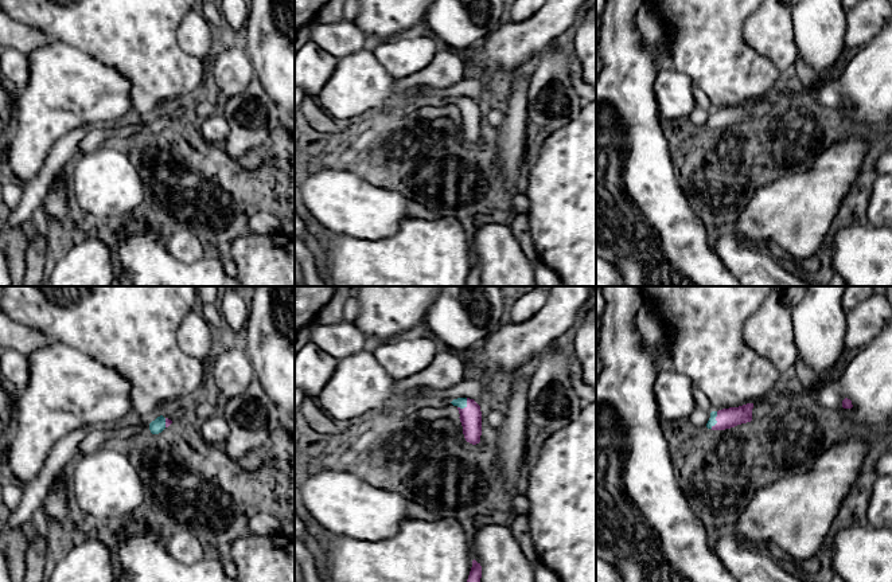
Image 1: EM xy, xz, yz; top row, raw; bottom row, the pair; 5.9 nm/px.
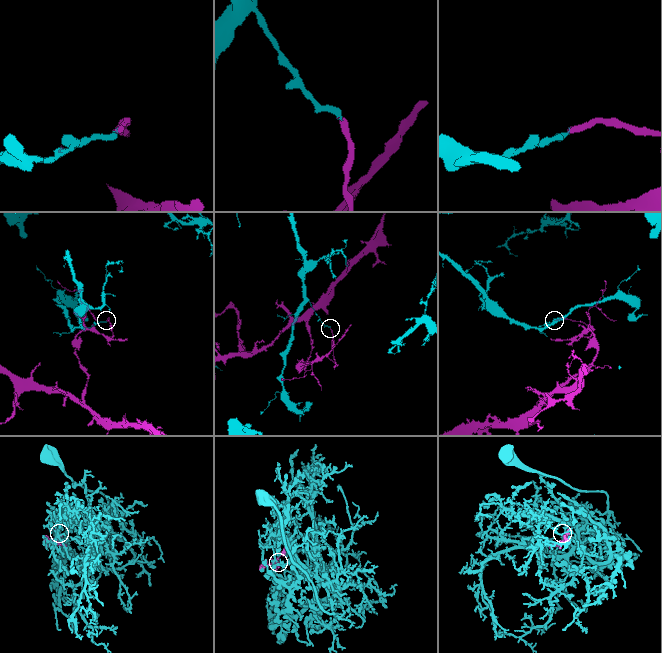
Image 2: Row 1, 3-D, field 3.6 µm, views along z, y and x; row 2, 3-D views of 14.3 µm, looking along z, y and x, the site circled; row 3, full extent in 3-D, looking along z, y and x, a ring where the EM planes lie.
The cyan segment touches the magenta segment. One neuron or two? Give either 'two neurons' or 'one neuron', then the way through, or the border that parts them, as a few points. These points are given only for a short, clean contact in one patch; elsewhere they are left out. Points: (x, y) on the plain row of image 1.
two neurons | along yz (717, 110), (716, 121), (711, 127)

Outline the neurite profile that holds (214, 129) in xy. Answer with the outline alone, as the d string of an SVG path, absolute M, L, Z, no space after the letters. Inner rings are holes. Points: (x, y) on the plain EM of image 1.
M222 112L203 120L199 128L203 138L215 145L223 145L230 132L230 126Z

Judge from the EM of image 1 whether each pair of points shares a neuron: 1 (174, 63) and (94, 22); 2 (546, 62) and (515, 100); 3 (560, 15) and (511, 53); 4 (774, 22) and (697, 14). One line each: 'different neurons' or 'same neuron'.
1: same neuron
2: different neurons
3: same neuron
4: different neurons

